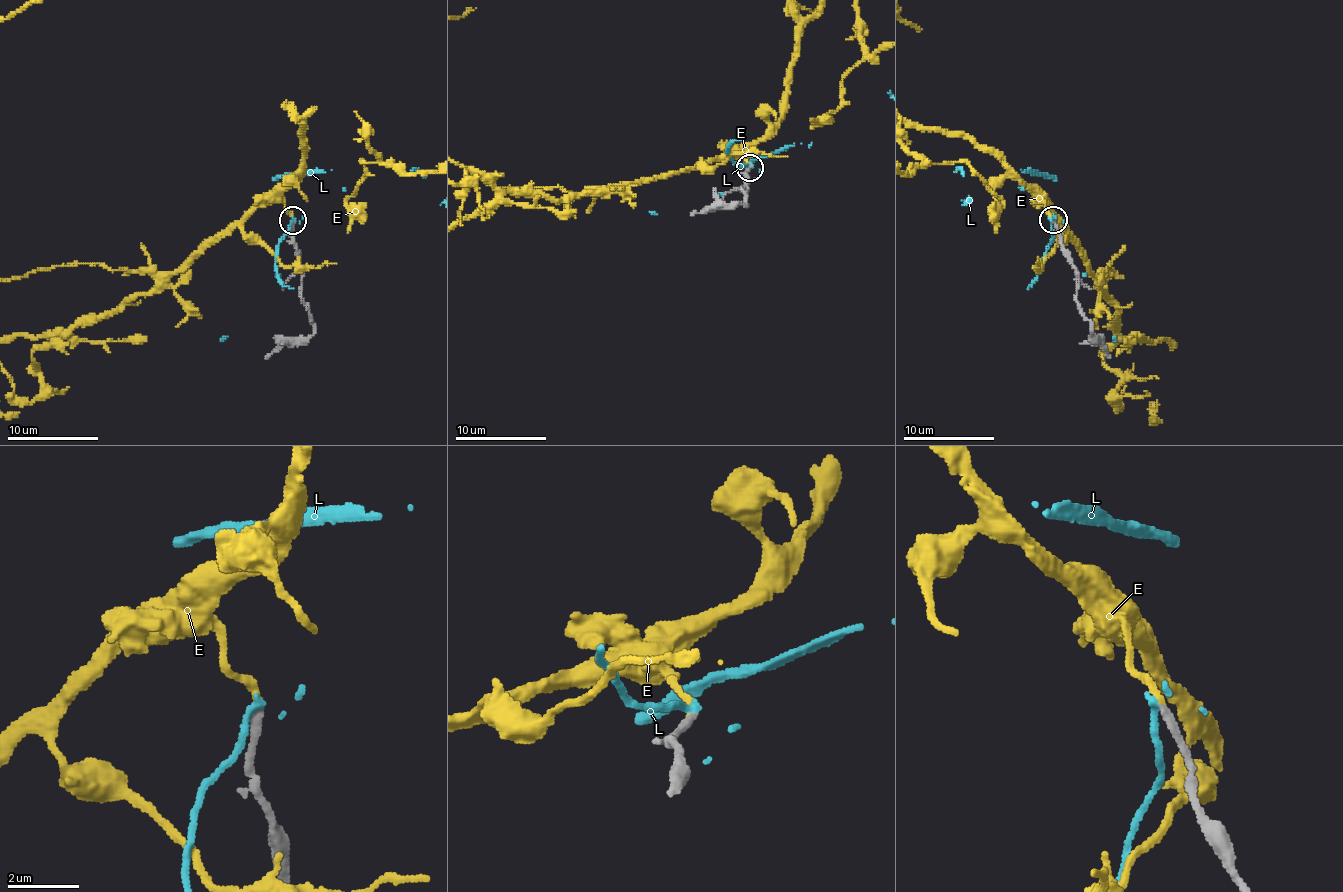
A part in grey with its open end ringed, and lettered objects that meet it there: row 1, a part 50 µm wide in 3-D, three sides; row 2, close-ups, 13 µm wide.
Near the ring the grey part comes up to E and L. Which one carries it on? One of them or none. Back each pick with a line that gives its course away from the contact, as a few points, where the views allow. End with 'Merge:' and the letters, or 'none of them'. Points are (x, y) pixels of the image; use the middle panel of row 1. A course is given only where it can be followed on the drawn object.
Merge: E

